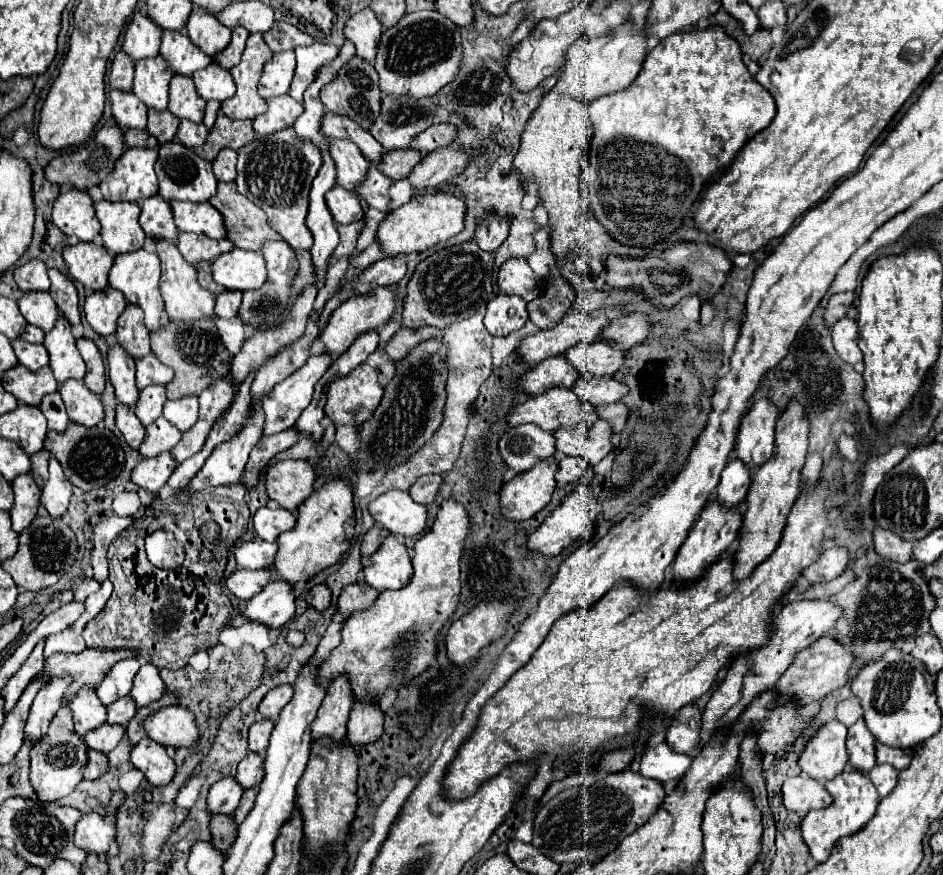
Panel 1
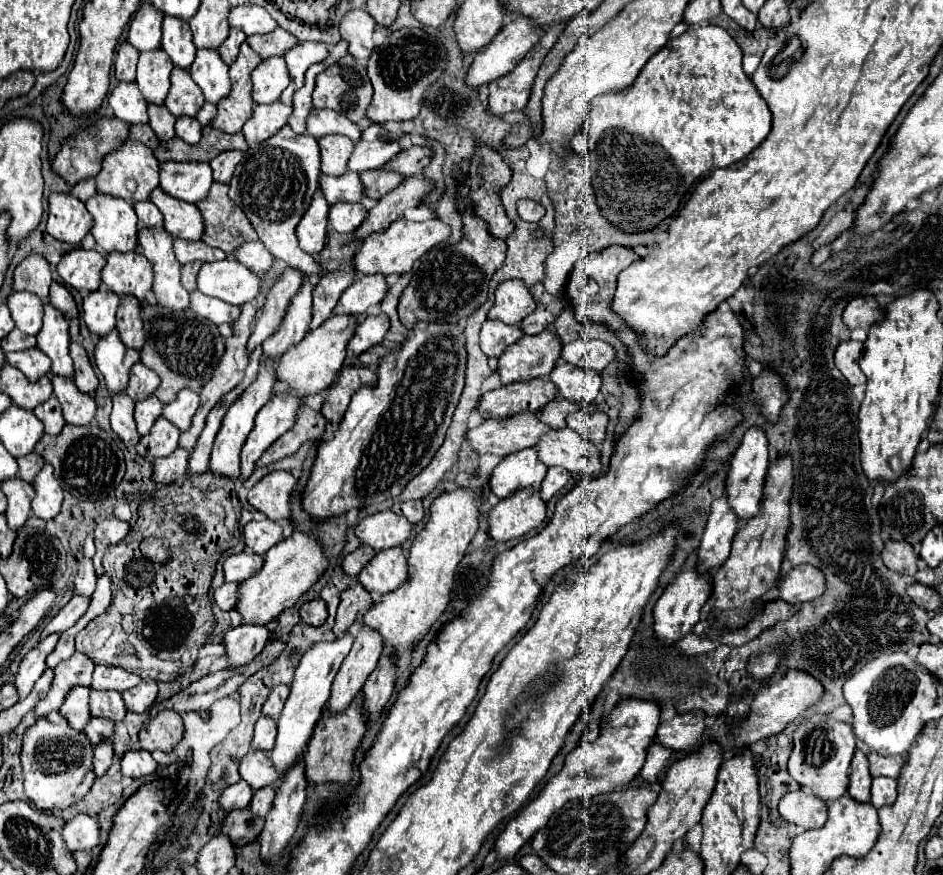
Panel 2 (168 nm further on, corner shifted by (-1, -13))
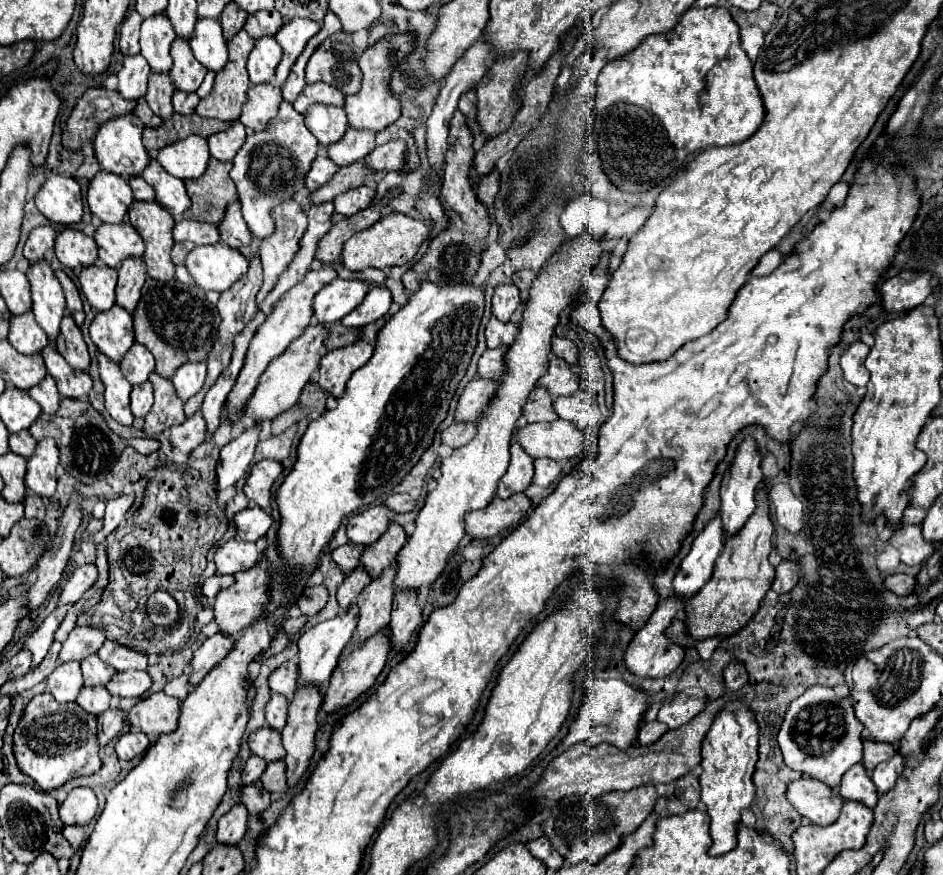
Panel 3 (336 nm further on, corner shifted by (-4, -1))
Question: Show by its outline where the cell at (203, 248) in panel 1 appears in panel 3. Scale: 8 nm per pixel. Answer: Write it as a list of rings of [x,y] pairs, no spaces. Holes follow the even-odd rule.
[[[182,219],[174,225],[174,241],[192,241],[194,245],[212,245],[220,241],[218,225]]]

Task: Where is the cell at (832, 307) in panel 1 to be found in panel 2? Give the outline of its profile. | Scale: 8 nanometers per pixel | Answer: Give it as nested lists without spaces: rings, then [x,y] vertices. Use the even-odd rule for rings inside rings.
[[[855,297],[843,311],[843,323],[849,329],[855,327],[869,327],[871,323],[881,319],[883,309],[877,305],[873,297]]]

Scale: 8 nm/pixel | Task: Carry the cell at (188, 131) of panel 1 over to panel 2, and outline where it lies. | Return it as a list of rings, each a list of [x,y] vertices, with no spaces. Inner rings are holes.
[[[181,117],[175,123],[175,133],[189,145],[197,145],[201,141],[201,125],[193,117]]]

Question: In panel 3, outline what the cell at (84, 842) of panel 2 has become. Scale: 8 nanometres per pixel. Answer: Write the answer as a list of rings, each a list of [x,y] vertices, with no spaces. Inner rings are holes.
[[[76,787],[60,805],[60,819],[66,825],[86,825],[98,813],[98,799],[90,787]]]

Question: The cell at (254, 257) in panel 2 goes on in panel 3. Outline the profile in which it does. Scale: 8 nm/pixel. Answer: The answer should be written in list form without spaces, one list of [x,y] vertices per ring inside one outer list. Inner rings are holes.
[[[236,201],[226,207],[218,229],[220,229],[220,239],[234,249],[240,245],[248,245],[252,241],[252,235],[248,233],[248,225],[244,225],[242,221],[240,205]]]

